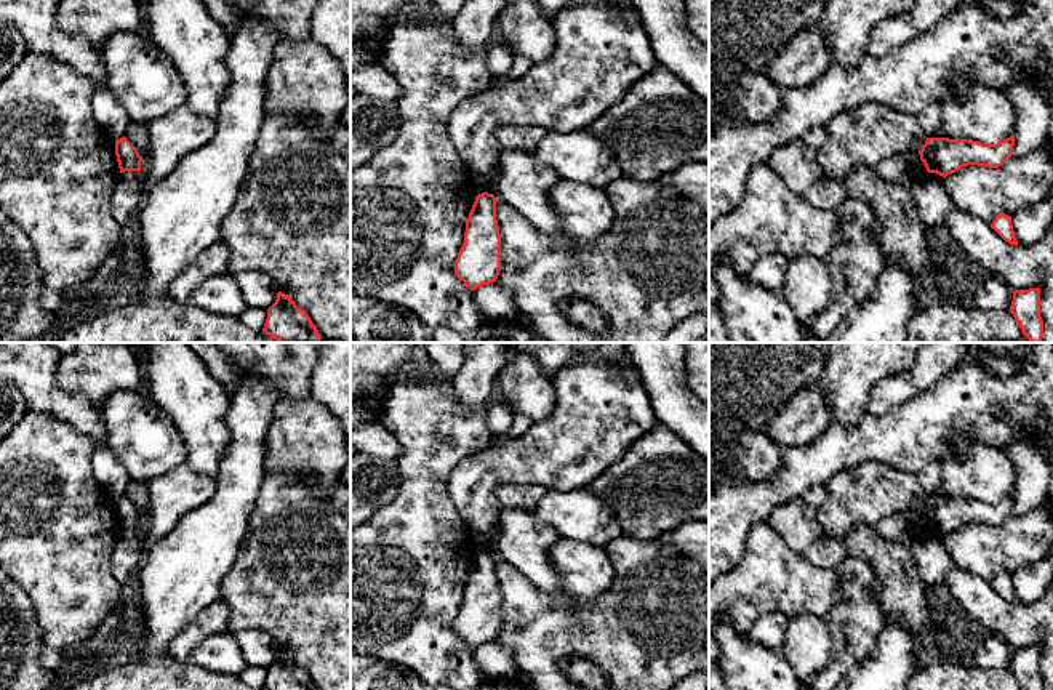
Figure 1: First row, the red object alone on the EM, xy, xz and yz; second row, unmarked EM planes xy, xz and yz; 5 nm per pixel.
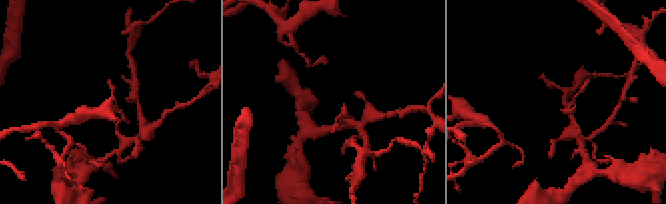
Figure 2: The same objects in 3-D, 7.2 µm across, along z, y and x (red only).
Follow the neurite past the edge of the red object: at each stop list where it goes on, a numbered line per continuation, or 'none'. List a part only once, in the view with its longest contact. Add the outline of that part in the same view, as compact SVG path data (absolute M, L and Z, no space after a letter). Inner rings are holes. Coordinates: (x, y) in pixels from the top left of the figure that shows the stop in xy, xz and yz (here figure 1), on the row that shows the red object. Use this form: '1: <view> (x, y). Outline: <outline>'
none

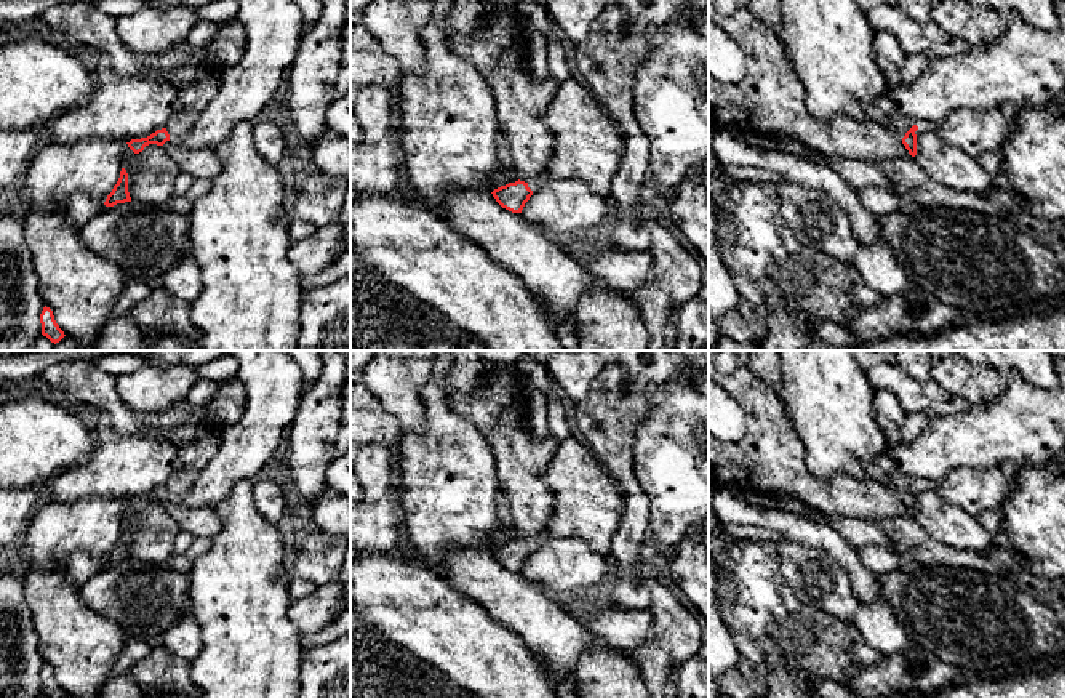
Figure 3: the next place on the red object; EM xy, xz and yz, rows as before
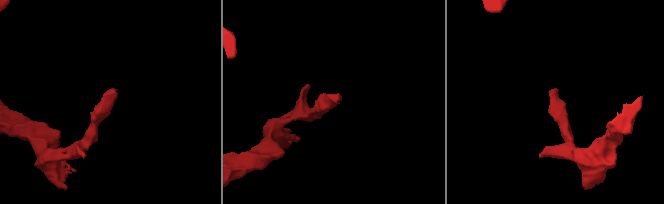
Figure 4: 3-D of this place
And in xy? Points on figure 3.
1: xy (194, 96). Outline: M213 69L178 90L181 109L170 117L165 126L170 134L170 141L182 144L198 114L213 99L218 88L219 69Z

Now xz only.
1: xz (535, 184). Outline: M537 176L528 181L528 187L536 192L539 191L545 183L547 183L547 176Z

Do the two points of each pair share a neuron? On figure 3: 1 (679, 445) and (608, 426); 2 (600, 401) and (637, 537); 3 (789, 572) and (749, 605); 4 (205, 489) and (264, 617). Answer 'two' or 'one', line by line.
1: two
2: one
3: two
4: two

